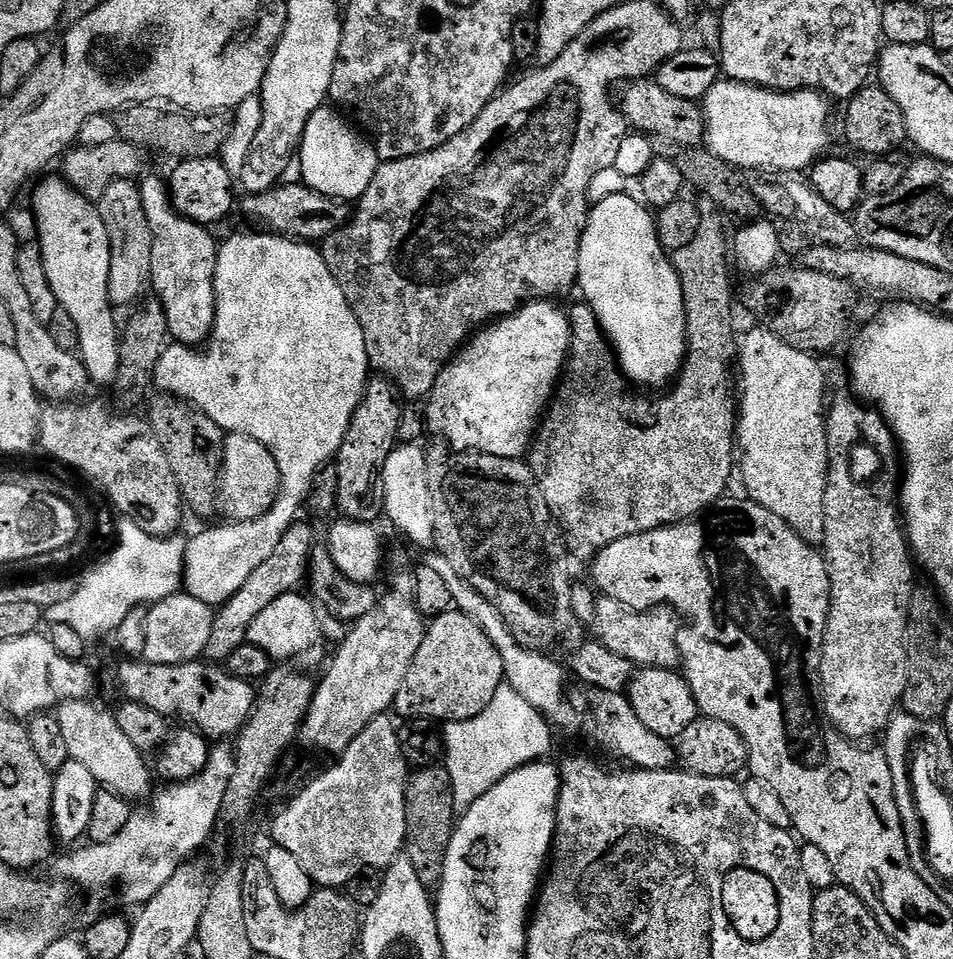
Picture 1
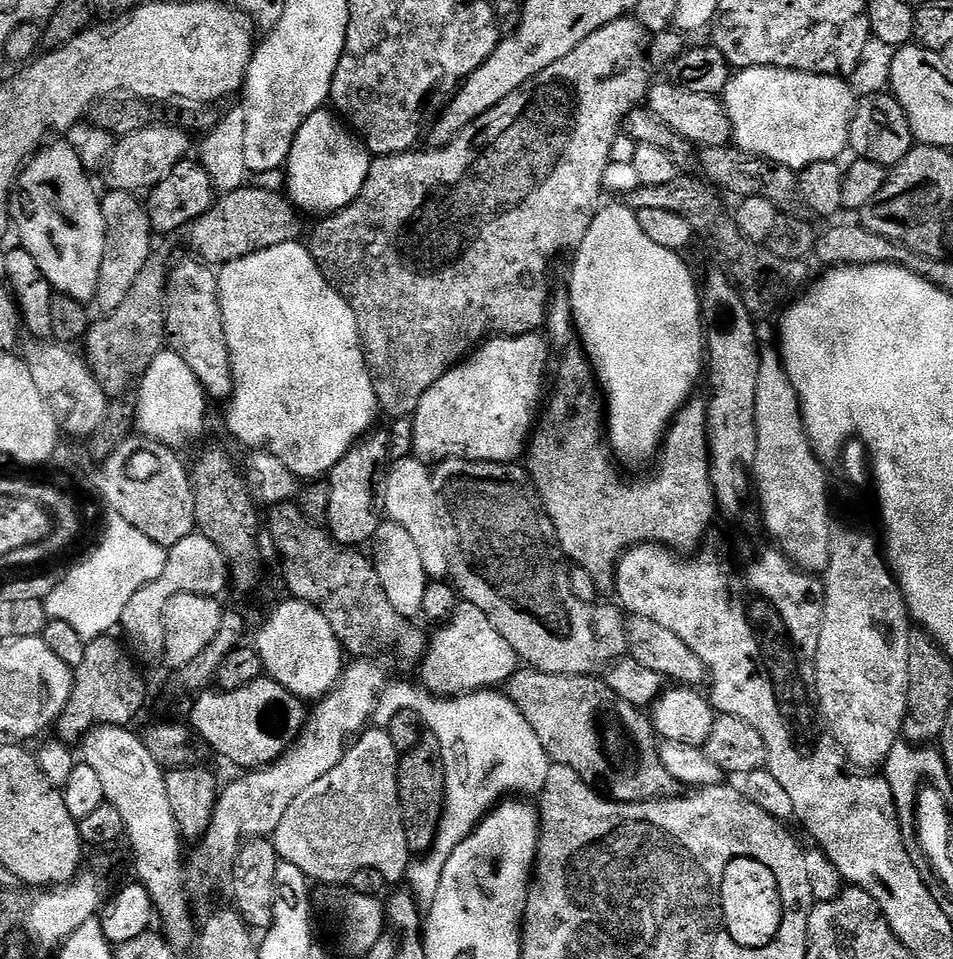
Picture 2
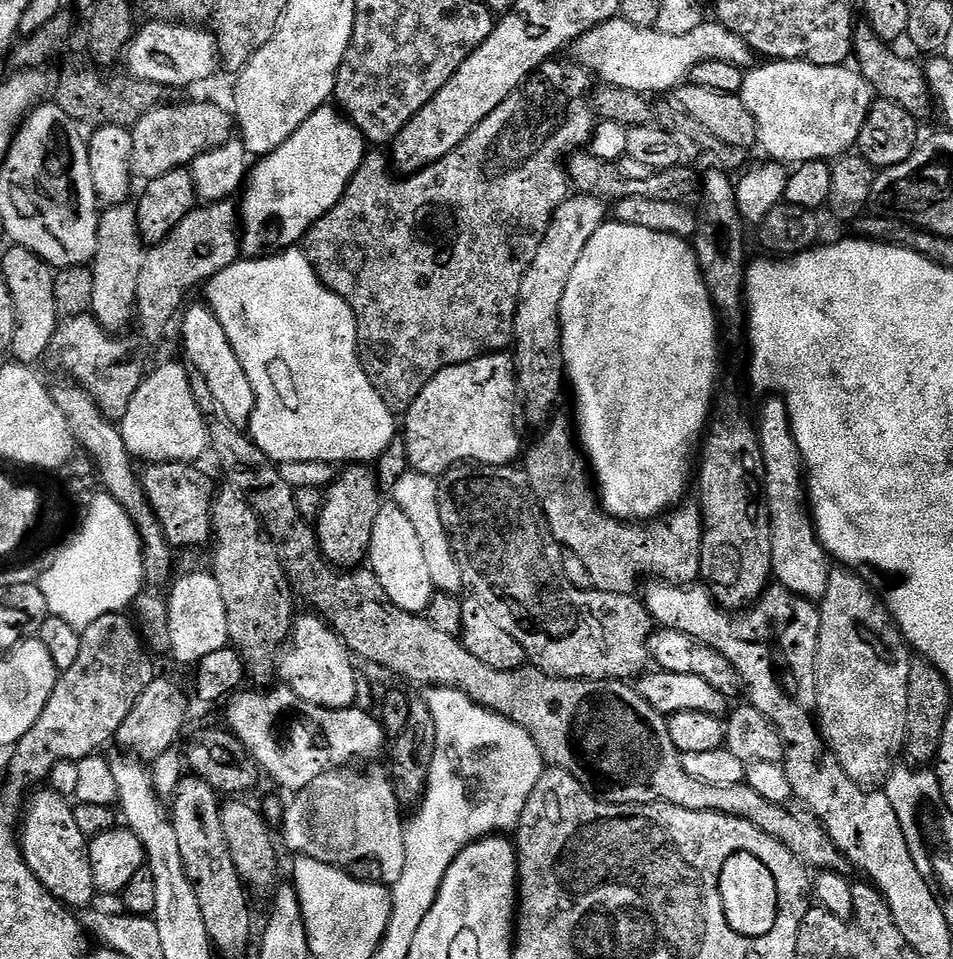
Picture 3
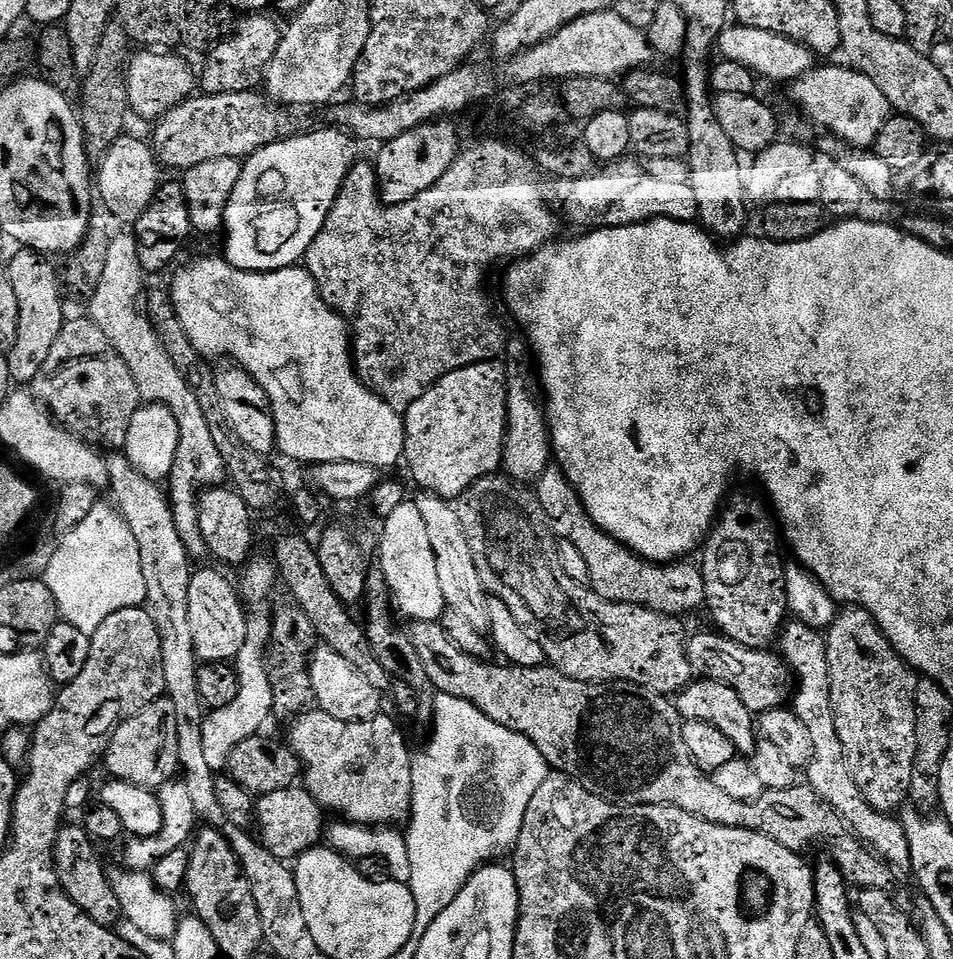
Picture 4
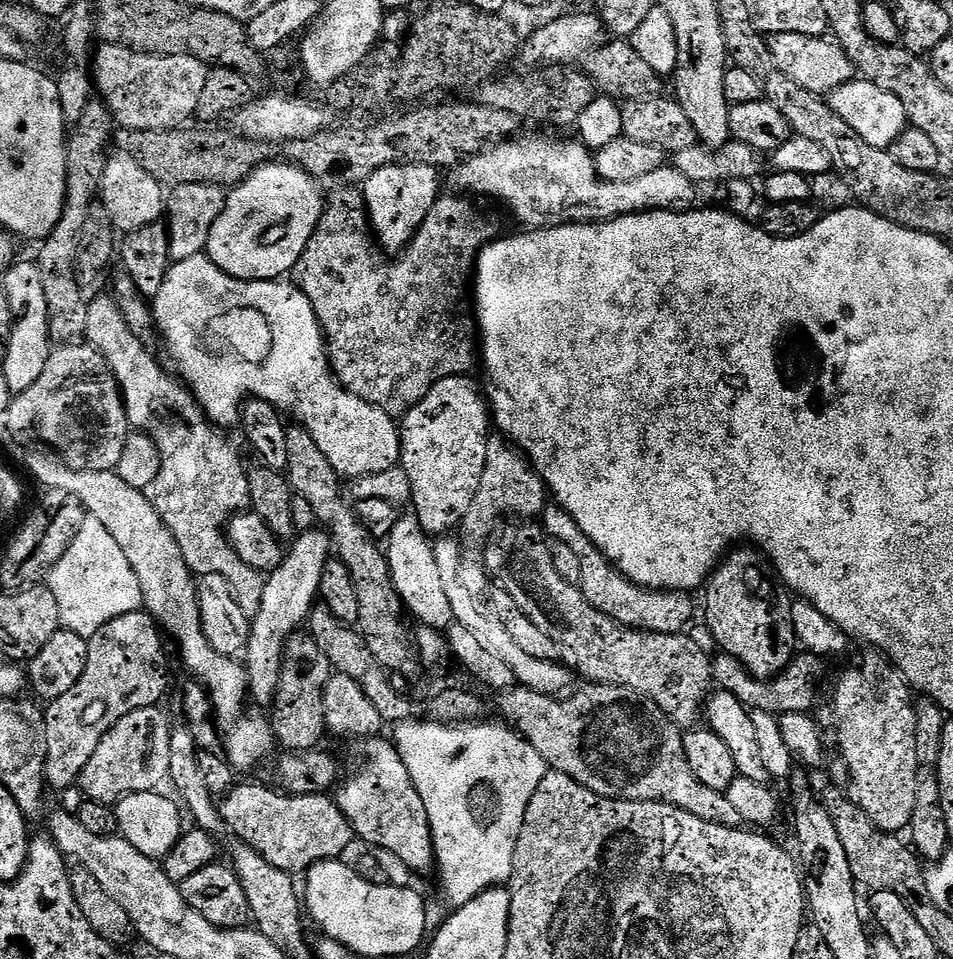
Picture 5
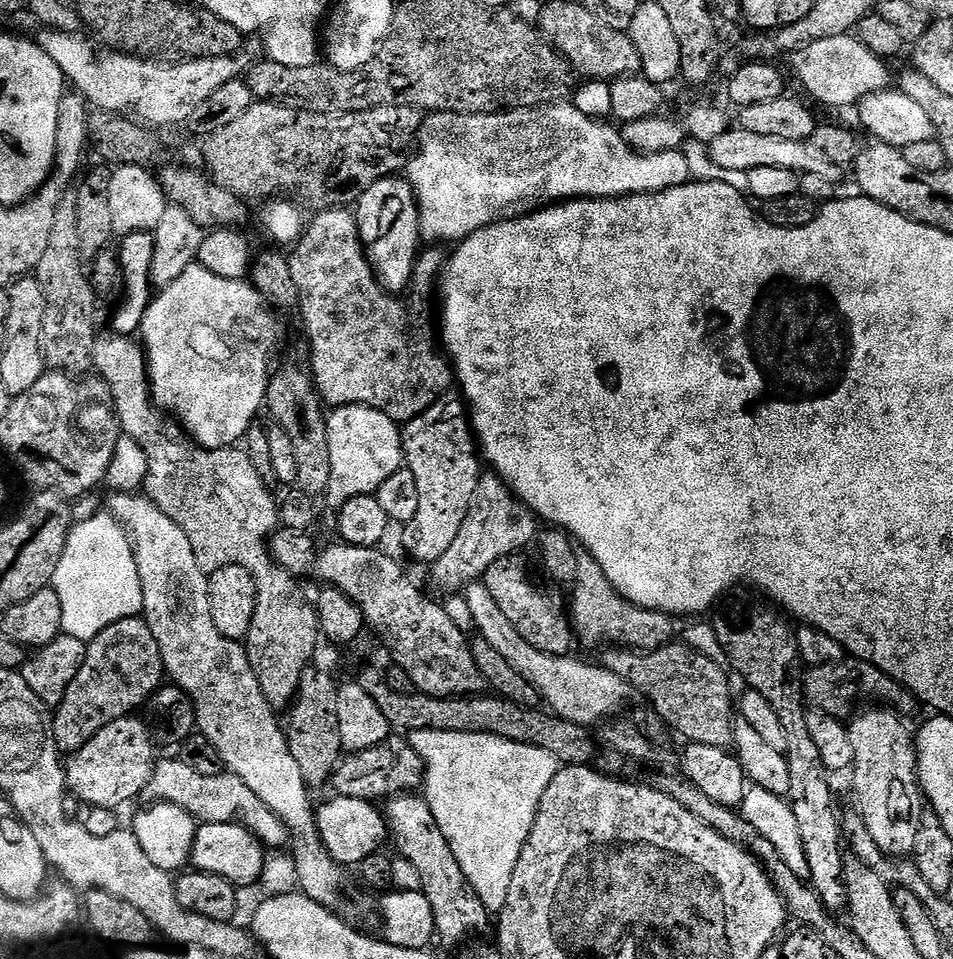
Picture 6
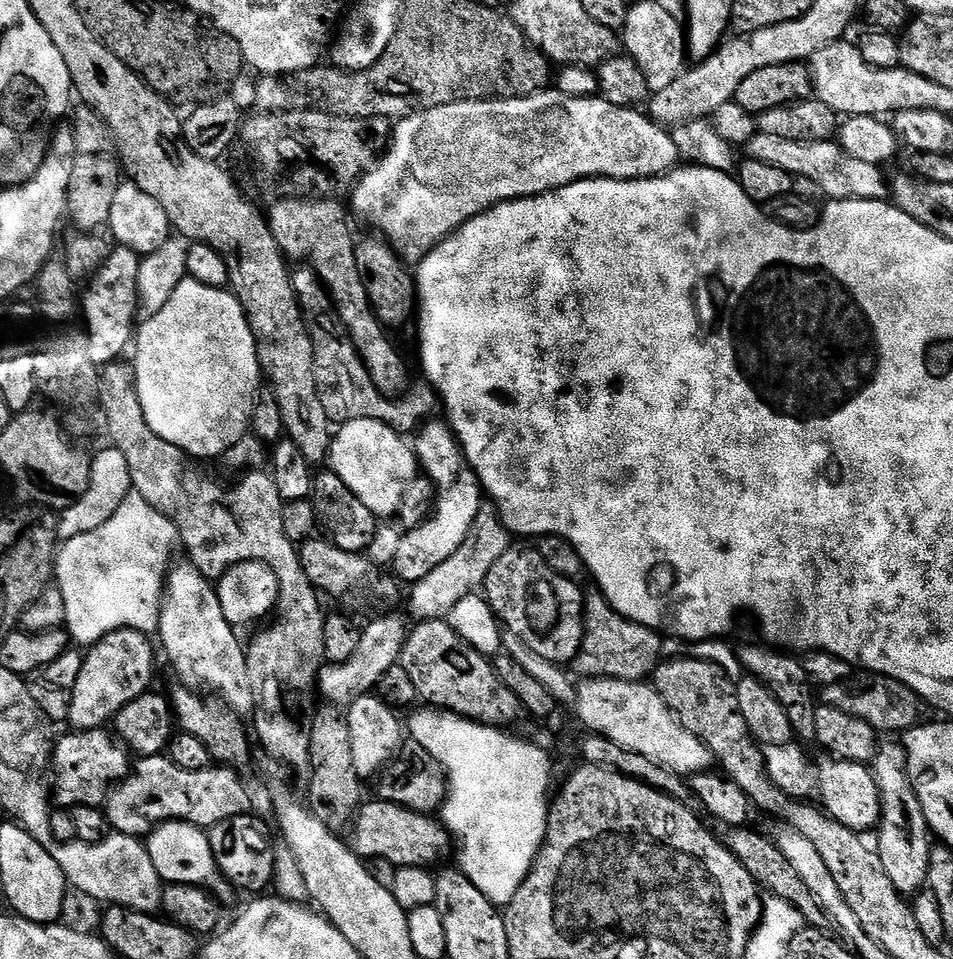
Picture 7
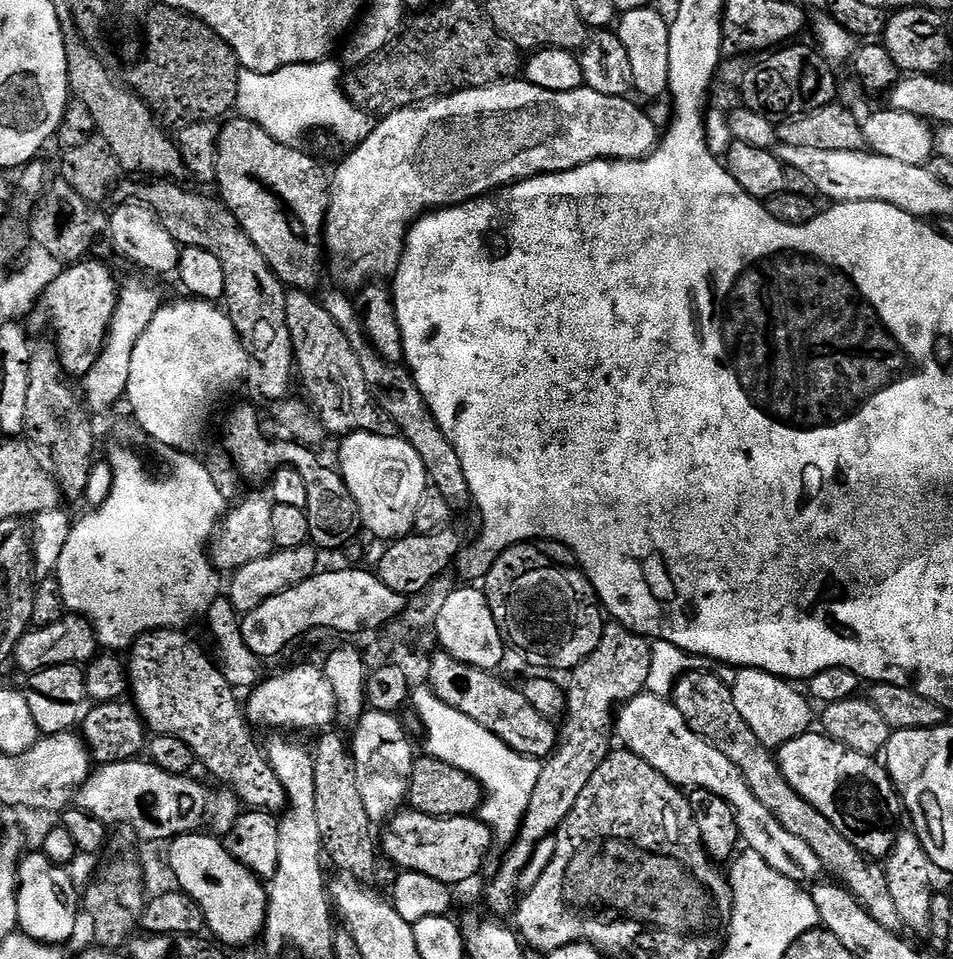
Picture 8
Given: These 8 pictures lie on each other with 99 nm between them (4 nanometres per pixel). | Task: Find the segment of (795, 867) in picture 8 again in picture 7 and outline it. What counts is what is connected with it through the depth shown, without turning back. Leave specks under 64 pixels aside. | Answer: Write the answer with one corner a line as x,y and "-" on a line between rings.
505,635
502,648
507,655
520,663
526,674
538,678
538,682
542,682
542,686
546,686
546,690
561,705
572,700
577,718
588,727
589,733
607,736
610,742
626,750
634,750
634,754
646,754
650,762
658,762
658,766
677,772
685,778
694,776
697,772
709,771
713,767
712,751
698,738
694,738
690,730
682,727
672,713
672,708
666,706
666,702
651,683
638,680
584,678
579,681
580,685
576,688
577,681
561,665
534,654
517,636

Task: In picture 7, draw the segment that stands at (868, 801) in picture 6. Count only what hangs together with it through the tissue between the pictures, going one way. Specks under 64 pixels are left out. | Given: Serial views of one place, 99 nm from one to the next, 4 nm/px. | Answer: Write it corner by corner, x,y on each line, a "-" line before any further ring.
881,743
870,767
880,791
880,837
874,840
874,844
882,858
882,867
886,869
890,882
894,882
894,890
898,890
905,898
911,898
928,883
930,850
934,844
922,814
922,806
918,802
918,794
914,794
908,777
908,755
904,752
903,743

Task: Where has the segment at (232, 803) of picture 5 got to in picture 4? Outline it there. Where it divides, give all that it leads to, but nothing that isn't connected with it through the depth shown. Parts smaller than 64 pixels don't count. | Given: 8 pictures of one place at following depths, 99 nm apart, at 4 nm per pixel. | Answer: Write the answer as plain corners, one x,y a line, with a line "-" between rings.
293,786
286,790
274,790
274,794
266,794
256,800
256,815
254,817
255,827
260,827
258,839
265,848
270,850
279,860
285,862
295,861
297,856
308,852
311,848
317,847
321,843
322,833
326,828
325,813
322,811
319,802
308,792
307,787

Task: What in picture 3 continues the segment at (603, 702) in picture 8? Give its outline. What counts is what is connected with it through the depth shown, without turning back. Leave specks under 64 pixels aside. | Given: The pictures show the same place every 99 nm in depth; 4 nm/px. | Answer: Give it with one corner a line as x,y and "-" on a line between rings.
556,414
539,433
540,438
532,449
527,449
522,460
522,470
532,481
532,489
548,519
550,530
558,543
567,551
582,558
583,564
590,570
593,589
610,594
633,595
643,576
659,578
669,584
692,586
701,579
702,542
704,538
704,514
695,503
681,503
671,512
651,521
629,522
619,520
605,510
600,503
597,485
590,471
590,465
578,443
578,432
573,421

